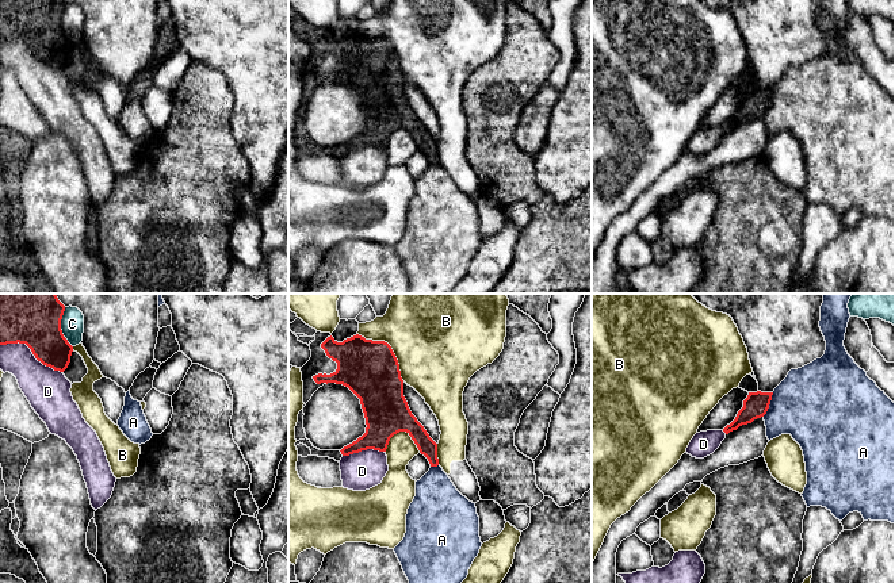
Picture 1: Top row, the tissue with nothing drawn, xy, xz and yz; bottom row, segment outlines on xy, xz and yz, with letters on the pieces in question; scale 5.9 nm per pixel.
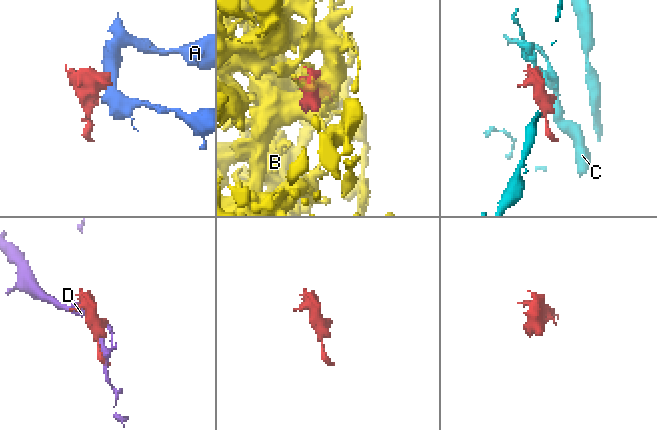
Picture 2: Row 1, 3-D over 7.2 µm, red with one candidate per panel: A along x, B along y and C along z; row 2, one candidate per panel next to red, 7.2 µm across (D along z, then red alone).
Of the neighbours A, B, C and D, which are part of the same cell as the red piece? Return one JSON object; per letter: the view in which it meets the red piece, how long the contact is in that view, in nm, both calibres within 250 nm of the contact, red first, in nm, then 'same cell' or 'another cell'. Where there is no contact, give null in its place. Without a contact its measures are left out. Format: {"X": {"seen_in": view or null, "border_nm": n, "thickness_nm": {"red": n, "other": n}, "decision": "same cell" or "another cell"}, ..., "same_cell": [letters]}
{"A": {"seen_in": "yz", "border_nm": 160, "thickness_nm": {"red": 150, "other": 440}, "decision": "another cell"}, "B": {"seen_in": "xz", "border_nm": 400, "thickness_nm": {"red": 340, "other": 460}, "decision": "another cell"}, "C": {"seen_in": "xy", "border_nm": 240, "thickness_nm": {"red": 280, "other": 140}, "decision": "another cell"}, "D": {"seen_in": "xy", "border_nm": 400, "thickness_nm": {"red": 280, "other": 260}, "decision": "another cell"}, "same_cell": []}

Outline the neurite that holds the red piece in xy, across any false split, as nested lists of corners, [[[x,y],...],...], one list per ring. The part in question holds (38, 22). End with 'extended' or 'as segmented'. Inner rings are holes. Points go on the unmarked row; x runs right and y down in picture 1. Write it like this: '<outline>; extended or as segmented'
[[[0,0],[0,42],[26,41],[35,55],[64,69],[73,43],[64,34],[62,0]]]; as segmented

